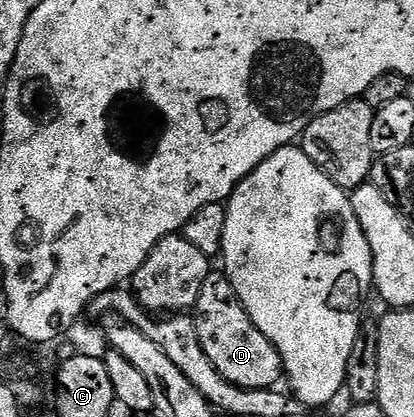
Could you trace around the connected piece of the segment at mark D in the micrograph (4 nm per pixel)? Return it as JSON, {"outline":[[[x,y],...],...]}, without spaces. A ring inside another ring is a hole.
{"outline":[[[209,272],[199,291],[199,299],[192,307],[191,316],[211,367],[215,367],[227,383],[235,383],[235,387],[244,389],[267,389],[276,386],[277,380],[282,380],[279,351],[275,351],[271,339],[267,339],[267,335],[251,323],[251,315],[247,315],[239,295],[235,295],[235,287],[231,287],[224,272]]]}

